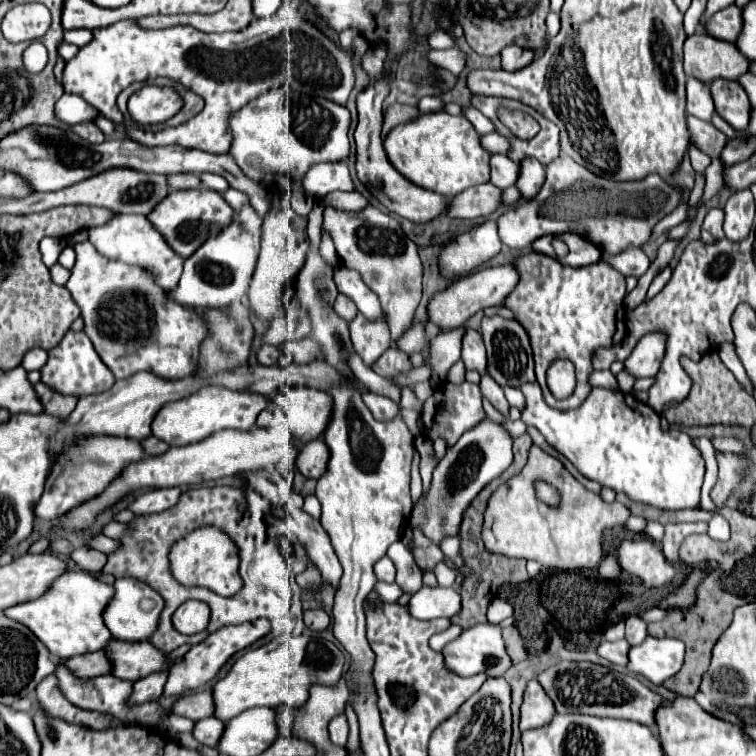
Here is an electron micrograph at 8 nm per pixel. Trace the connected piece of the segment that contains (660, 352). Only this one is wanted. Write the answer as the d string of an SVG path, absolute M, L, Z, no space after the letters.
M646 333L634 347L632 355L624 361L626 371L632 373L636 379L654 377L664 359L664 349L666 349L664 333Z

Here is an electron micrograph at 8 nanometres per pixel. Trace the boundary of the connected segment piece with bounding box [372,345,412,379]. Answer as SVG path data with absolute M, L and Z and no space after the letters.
M392 345L374 365L372 365L372 369L378 373L378 375L382 375L382 377L396 377L398 373L404 373L404 371L408 371L412 365L410 365L410 359L408 359L408 355L404 353L404 351L400 351L396 345Z

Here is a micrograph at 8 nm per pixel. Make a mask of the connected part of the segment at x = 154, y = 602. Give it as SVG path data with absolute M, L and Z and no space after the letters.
M122 577L114 581L114 595L104 609L104 623L108 625L108 631L112 633L114 639L144 641L154 633L162 609L164 599L154 589L150 589L150 585L144 585L134 577Z

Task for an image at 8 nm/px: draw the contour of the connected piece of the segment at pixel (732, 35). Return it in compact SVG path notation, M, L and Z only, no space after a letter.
M730 5L718 13L714 13L708 23L702 23L702 29L716 39L736 41L742 27L742 11L736 5Z

